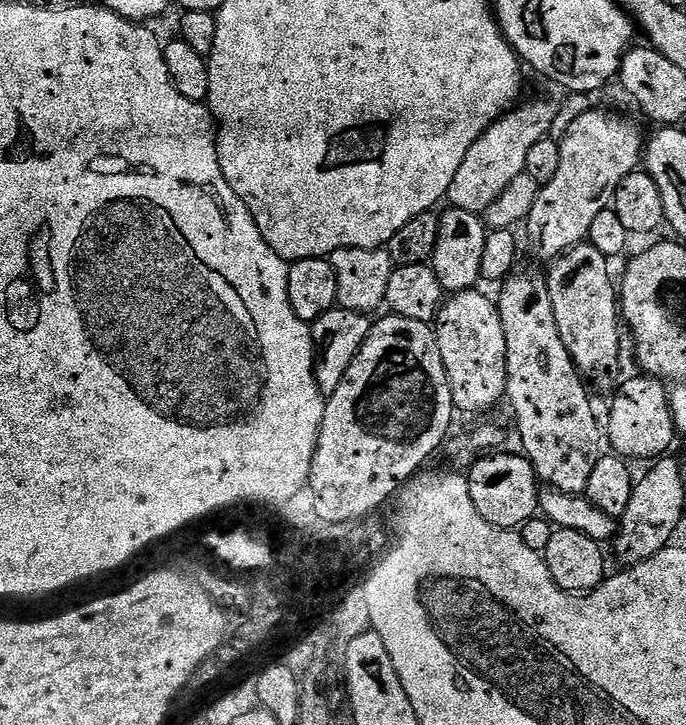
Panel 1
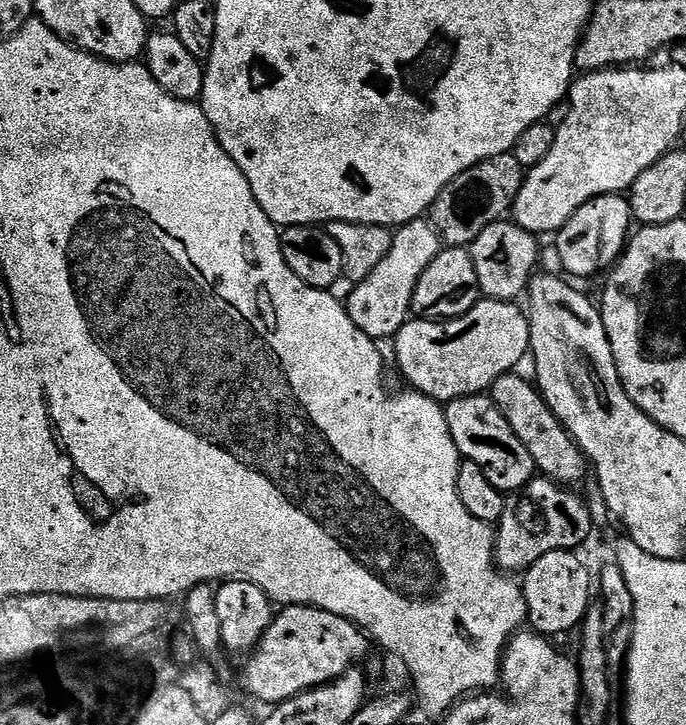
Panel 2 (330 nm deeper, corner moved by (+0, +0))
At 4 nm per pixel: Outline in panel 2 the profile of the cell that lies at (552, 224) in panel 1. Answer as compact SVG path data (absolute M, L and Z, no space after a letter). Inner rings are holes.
M481 298L466 314L453 320L409 319L396 331L396 364L400 372L409 380L411 387L431 400L447 402L463 396L479 396L487 393L498 378L513 370L529 355L532 339L528 317L519 303L506 300Z

